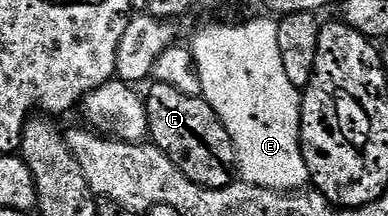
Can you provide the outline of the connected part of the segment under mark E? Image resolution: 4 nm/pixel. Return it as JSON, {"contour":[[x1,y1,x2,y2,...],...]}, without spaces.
{"contour":[[249,20,246,24,209,24,197,32,191,43,193,61,197,64,197,77,201,83,200,95,219,114,237,155,237,172,246,184,260,188,273,188,277,192,304,189,311,177,301,149,301,97,302,89,296,88,287,78,283,54,279,54,278,21]]}

